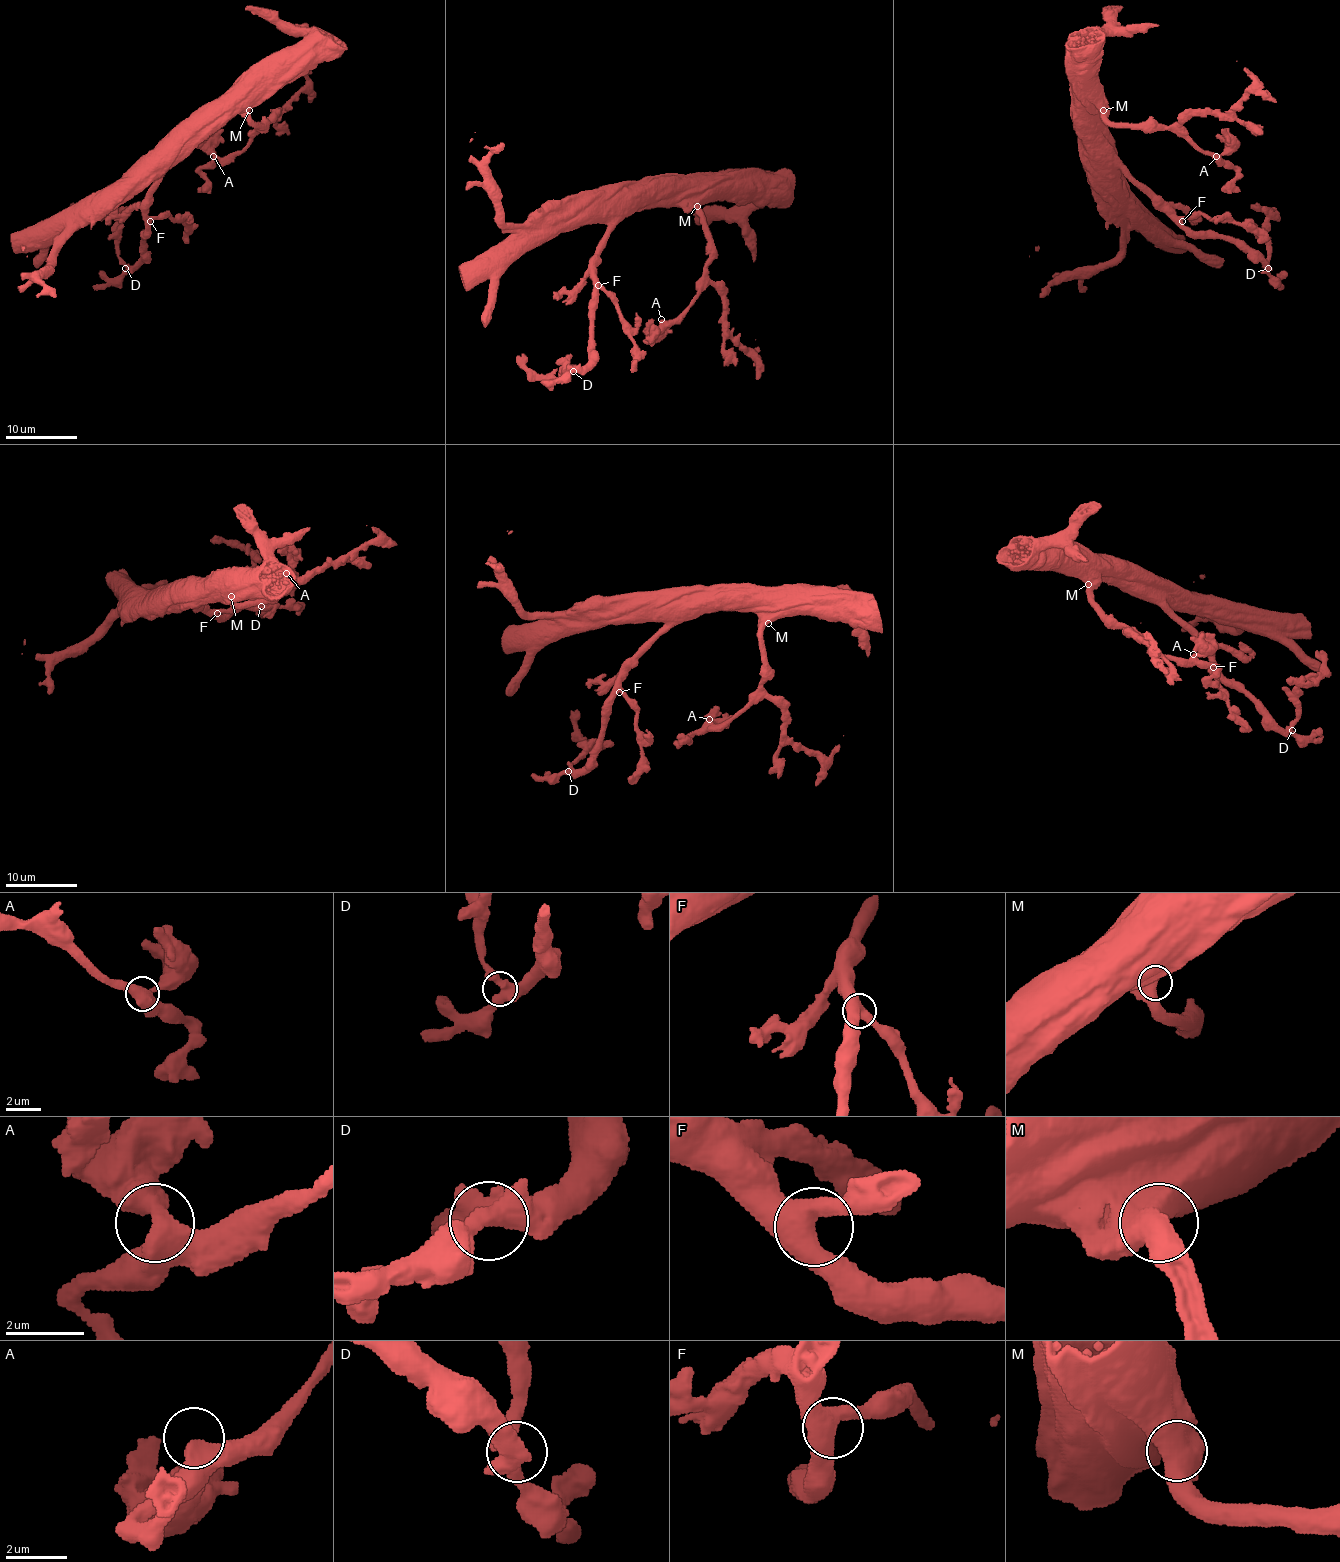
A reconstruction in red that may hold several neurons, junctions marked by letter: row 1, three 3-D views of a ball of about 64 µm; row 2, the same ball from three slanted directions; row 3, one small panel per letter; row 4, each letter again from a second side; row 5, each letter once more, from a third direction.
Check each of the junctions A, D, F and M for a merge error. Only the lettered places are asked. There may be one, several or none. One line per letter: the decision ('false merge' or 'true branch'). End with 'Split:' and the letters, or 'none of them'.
A: true branch
D: true branch
F: true branch
M: true branch
Split: none of them

